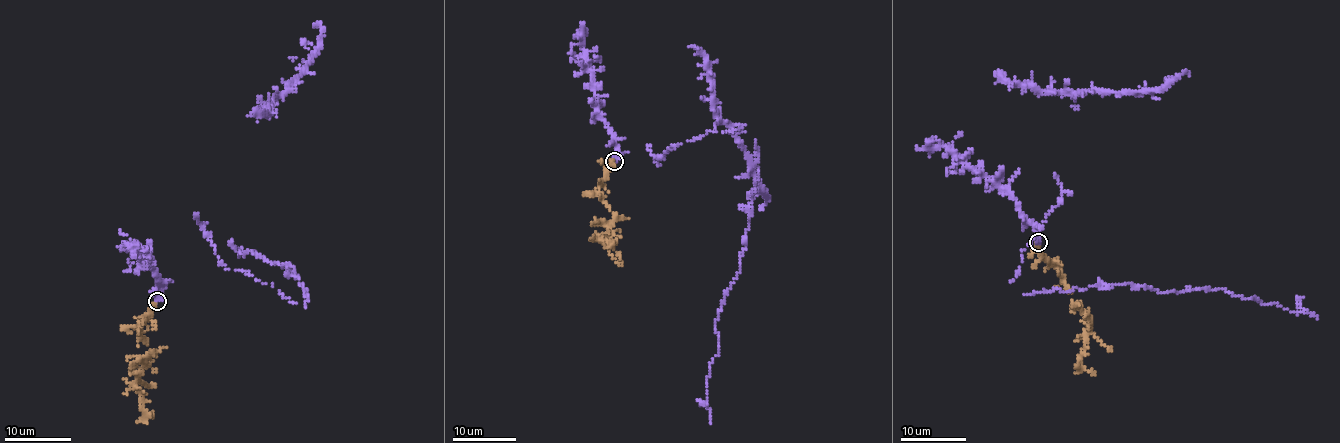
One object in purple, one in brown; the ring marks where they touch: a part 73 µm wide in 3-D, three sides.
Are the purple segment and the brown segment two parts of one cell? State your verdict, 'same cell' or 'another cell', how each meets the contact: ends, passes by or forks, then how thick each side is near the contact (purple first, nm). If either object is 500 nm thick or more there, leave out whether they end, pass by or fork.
same cell | purple ends | brown ends | 480/240 nm

